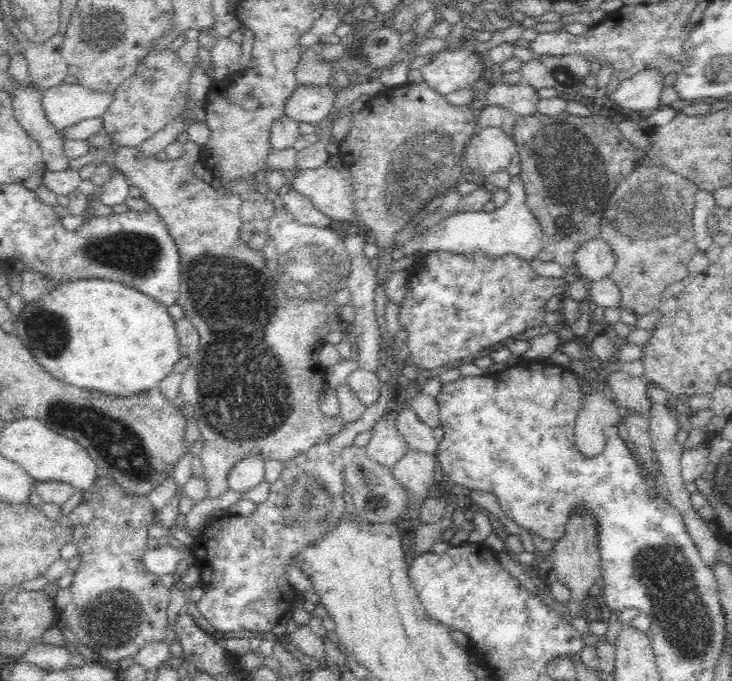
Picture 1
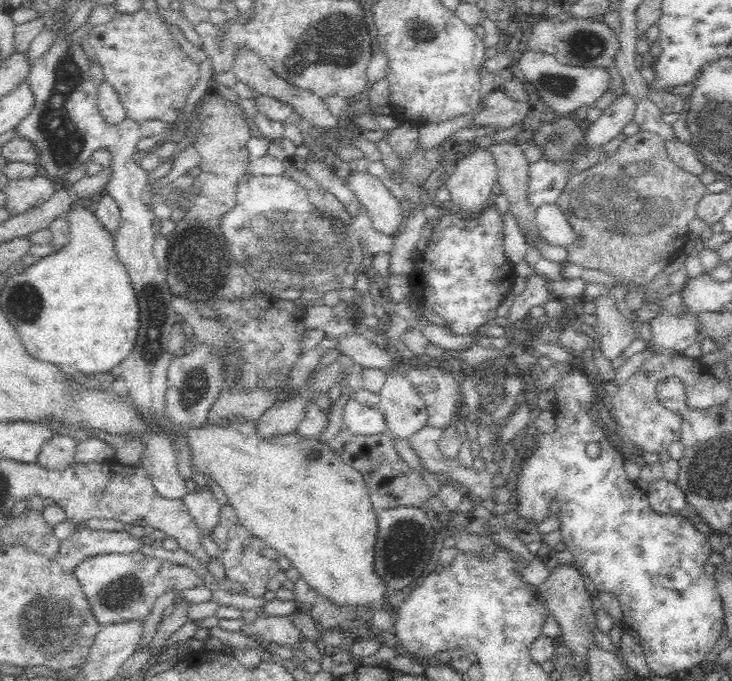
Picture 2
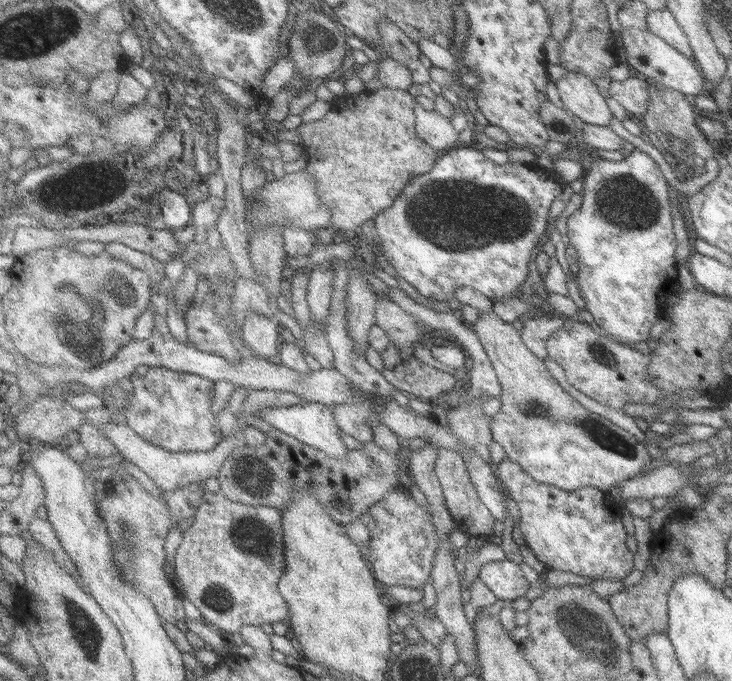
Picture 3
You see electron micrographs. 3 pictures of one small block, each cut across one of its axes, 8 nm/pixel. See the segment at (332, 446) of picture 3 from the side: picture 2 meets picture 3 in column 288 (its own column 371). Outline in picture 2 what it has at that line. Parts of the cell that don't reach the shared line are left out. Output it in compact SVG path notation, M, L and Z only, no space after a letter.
M352 396L344 408L342 408L342 420L344 428L348 428L354 436L370 436L370 434L384 434L388 432L386 428L386 418L380 412L380 408L368 408Z

